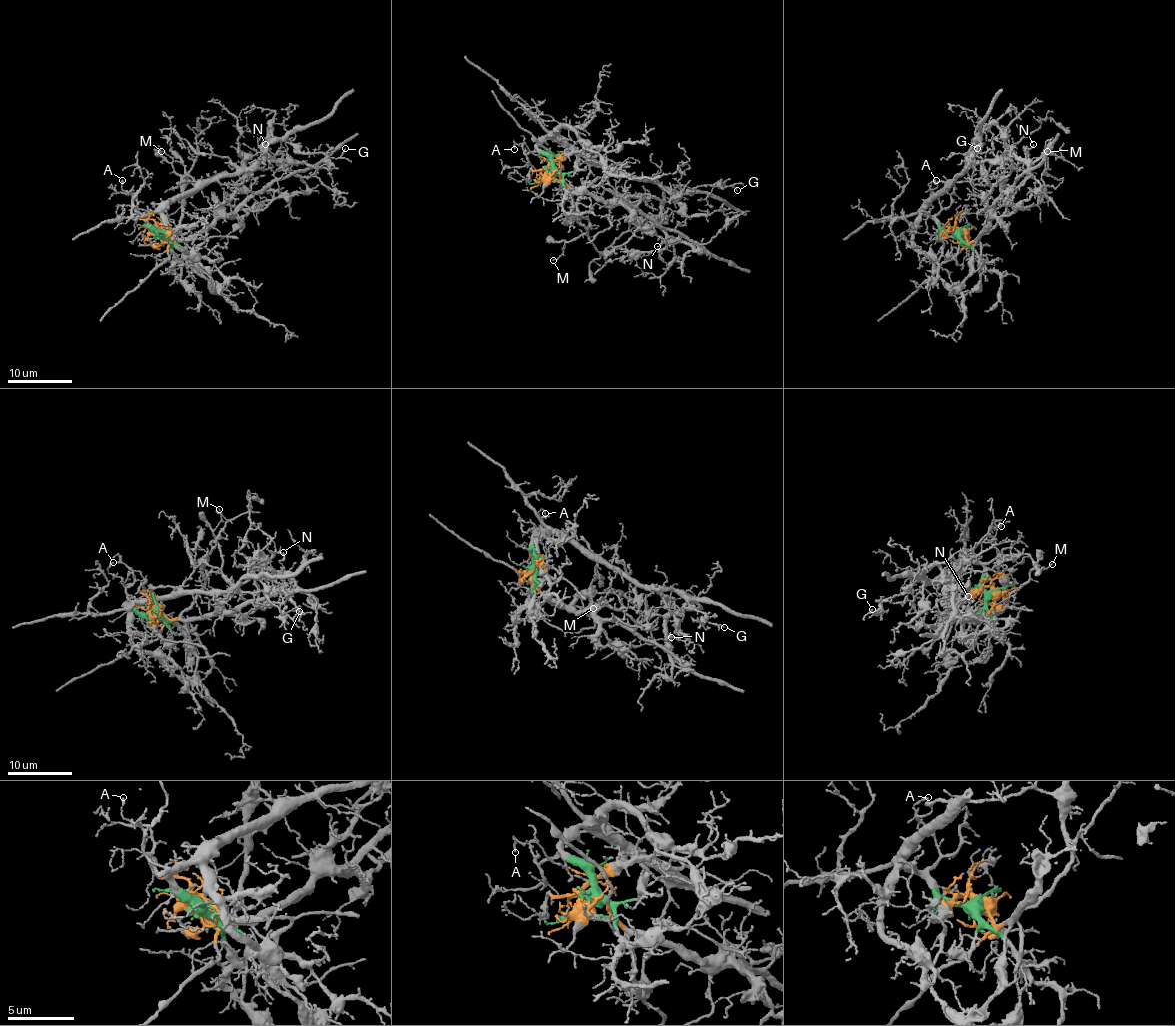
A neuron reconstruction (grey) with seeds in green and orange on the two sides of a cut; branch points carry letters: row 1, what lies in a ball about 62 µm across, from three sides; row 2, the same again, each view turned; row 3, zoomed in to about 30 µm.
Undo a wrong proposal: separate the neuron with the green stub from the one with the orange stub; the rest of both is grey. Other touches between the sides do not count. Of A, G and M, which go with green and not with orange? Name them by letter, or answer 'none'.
A, G

